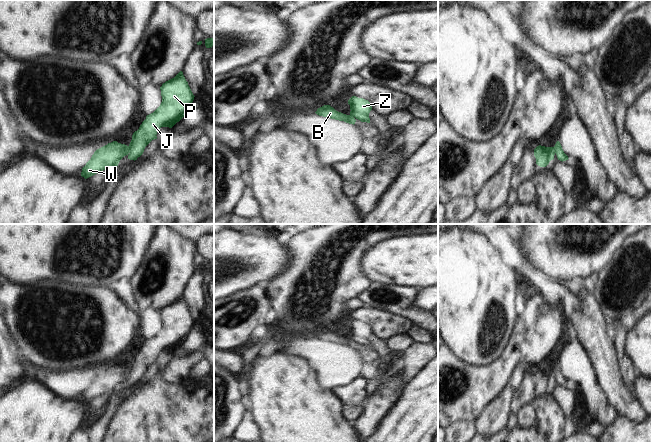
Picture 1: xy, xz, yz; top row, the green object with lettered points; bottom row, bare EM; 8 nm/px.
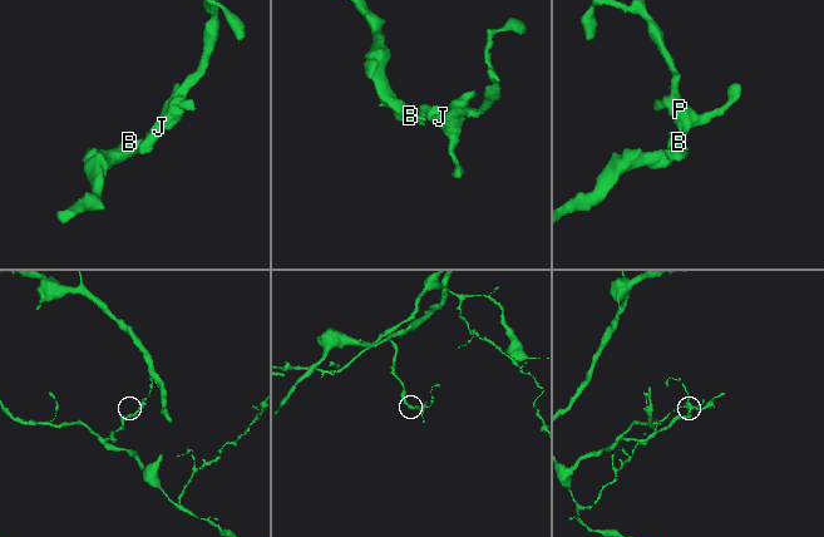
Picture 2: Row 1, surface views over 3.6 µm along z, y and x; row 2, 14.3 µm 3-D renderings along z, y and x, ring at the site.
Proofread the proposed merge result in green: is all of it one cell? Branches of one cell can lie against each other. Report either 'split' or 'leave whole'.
split

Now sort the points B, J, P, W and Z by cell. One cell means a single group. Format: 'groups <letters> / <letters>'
groups B W / J P Z

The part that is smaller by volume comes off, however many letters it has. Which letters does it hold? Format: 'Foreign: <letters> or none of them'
Foreign: J, P, Z

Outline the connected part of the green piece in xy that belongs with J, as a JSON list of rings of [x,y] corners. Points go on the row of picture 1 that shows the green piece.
[[[180,71],[174,78],[166,81],[160,87],[162,102],[151,114],[146,116],[139,129],[132,135],[132,140],[124,156],[130,160],[137,160],[145,147],[154,139],[161,127],[172,128],[189,110],[194,95]]]

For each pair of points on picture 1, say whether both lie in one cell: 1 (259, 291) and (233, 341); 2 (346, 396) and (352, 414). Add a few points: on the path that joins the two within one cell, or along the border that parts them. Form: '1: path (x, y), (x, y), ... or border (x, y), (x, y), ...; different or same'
1: path (259, 303), (257, 312), (240, 329); same
2: border (344, 404), (352, 406), (362, 405); different

